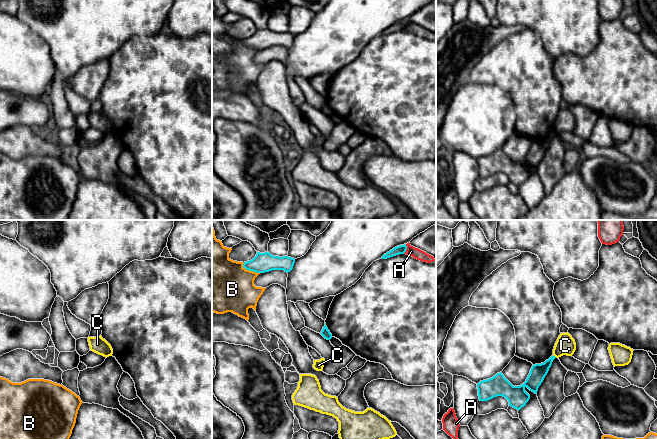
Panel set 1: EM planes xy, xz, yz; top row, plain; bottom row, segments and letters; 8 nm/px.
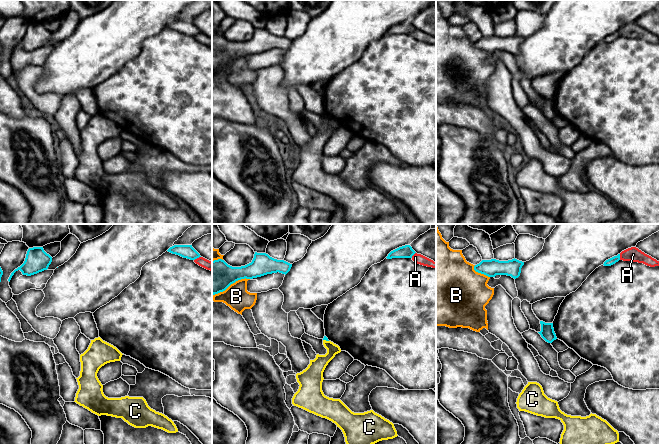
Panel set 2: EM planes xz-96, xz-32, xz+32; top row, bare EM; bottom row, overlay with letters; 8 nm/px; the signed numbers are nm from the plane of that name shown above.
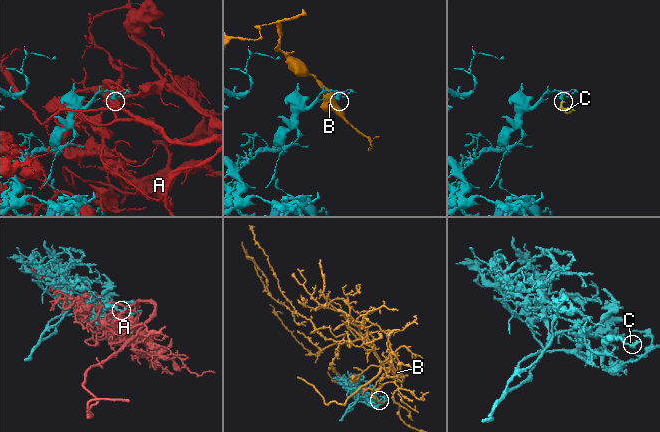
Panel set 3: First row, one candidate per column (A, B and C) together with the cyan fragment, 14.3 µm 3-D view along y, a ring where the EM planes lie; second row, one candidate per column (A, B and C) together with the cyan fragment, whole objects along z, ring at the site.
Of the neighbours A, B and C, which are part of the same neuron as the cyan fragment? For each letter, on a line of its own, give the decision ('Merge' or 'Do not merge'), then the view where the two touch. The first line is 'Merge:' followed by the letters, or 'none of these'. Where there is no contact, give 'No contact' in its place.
Merge: none of these
A: Do not merge. Touches cyan in xz
B: Do not merge. Touches cyan in xz
C: Do not merge. No contact

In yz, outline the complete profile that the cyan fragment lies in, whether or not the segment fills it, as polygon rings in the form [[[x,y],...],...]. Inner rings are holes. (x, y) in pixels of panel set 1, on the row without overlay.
[[[551,132],[544,139],[533,141],[526,157],[520,162],[513,162],[501,148],[490,155],[480,157],[477,160],[479,176],[488,177],[494,173],[503,172],[508,176],[509,182],[519,187],[530,175],[525,164],[537,170],[555,134]]]

